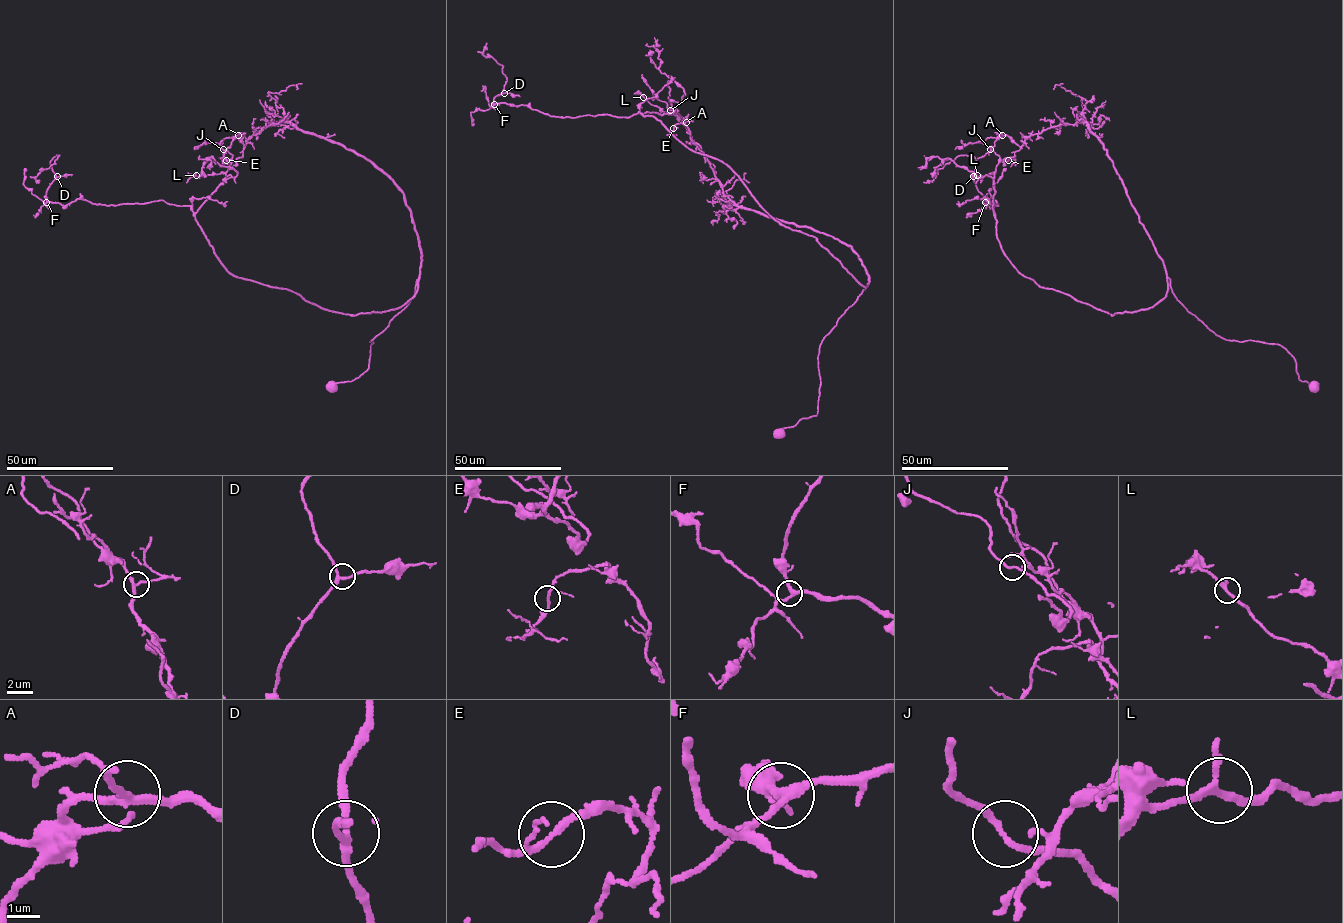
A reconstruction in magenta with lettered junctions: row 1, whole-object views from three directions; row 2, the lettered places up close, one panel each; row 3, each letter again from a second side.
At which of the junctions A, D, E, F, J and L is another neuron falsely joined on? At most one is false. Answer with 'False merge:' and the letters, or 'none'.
False merge: none

